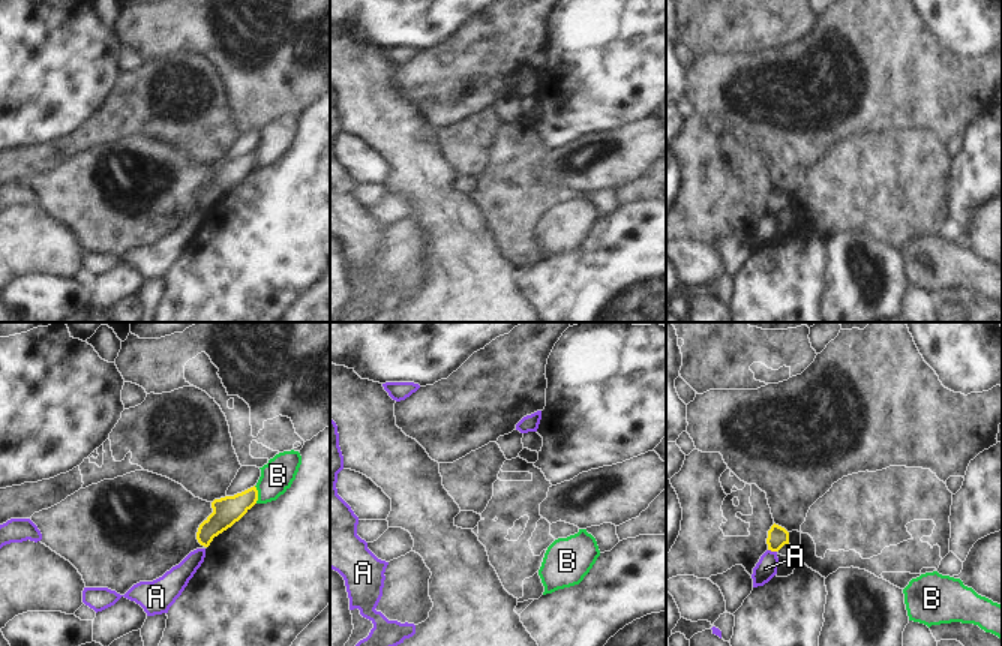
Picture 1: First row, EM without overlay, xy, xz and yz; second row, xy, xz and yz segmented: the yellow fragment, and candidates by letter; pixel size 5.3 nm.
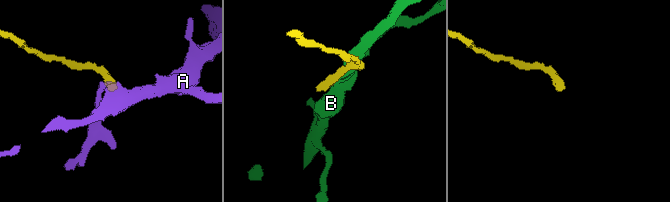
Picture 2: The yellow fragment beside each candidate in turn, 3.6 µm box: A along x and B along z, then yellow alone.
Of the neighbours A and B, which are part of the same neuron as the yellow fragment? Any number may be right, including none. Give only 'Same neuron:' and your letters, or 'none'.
Same neuron: none.

